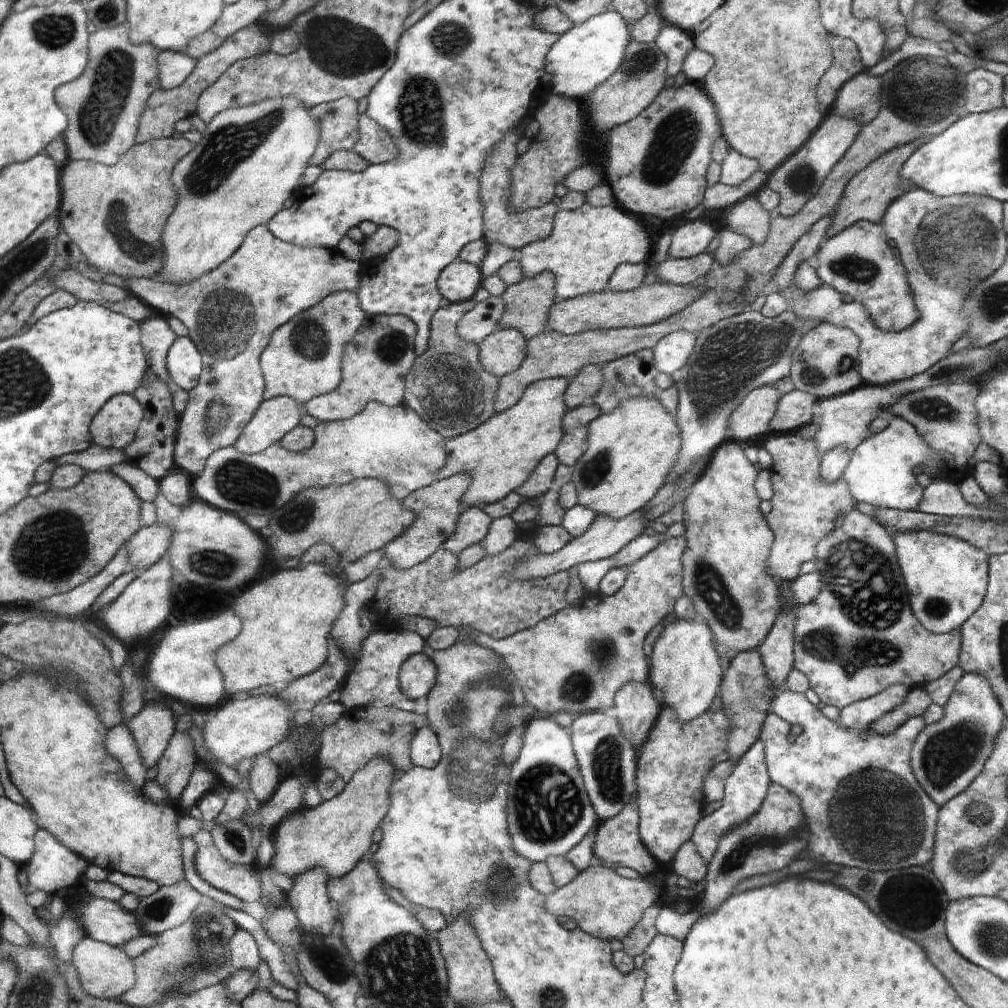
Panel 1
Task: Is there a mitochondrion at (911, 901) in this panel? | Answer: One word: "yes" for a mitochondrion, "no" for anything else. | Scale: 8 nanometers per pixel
yes

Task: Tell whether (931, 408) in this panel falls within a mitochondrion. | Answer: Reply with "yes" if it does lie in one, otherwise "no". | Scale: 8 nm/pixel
yes

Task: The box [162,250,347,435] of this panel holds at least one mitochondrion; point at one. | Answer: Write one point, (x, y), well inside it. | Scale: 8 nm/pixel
(226, 320)

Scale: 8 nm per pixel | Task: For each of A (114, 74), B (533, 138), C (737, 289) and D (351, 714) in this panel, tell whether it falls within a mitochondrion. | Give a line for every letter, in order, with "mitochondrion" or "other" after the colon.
A: mitochondrion
B: other
C: mitochondrion
D: other

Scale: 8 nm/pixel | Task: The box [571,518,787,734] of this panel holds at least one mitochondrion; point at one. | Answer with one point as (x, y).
(719, 599)

